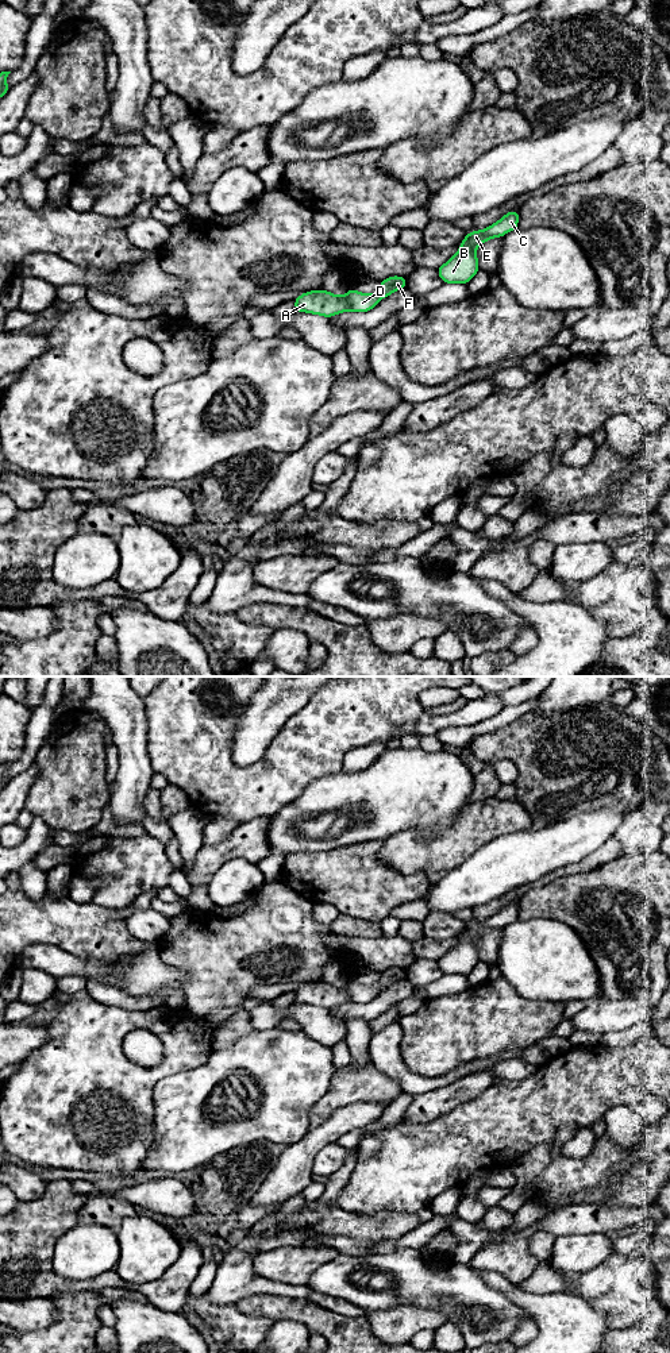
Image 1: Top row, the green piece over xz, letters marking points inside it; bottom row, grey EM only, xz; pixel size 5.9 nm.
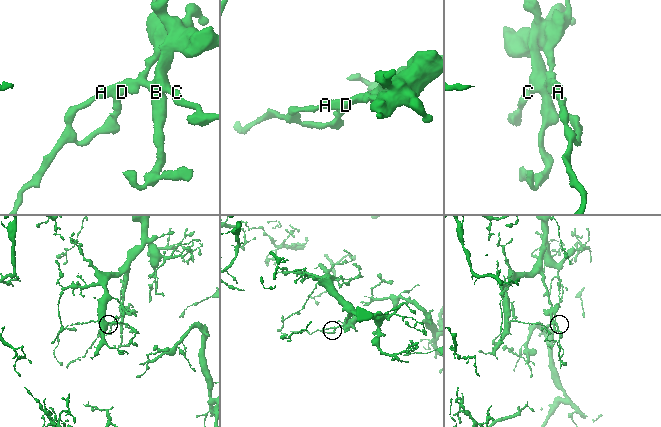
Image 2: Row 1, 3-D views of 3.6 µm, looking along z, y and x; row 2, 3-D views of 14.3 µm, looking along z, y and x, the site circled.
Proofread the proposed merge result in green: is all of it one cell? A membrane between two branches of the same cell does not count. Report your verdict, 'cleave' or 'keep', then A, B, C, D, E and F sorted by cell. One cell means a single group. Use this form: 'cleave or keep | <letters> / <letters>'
keep | A B C D E F

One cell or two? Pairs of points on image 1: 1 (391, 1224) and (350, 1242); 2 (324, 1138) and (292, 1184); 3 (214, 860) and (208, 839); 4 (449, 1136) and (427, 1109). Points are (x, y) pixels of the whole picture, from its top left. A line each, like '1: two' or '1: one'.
1: two
2: one
3: two
4: two

